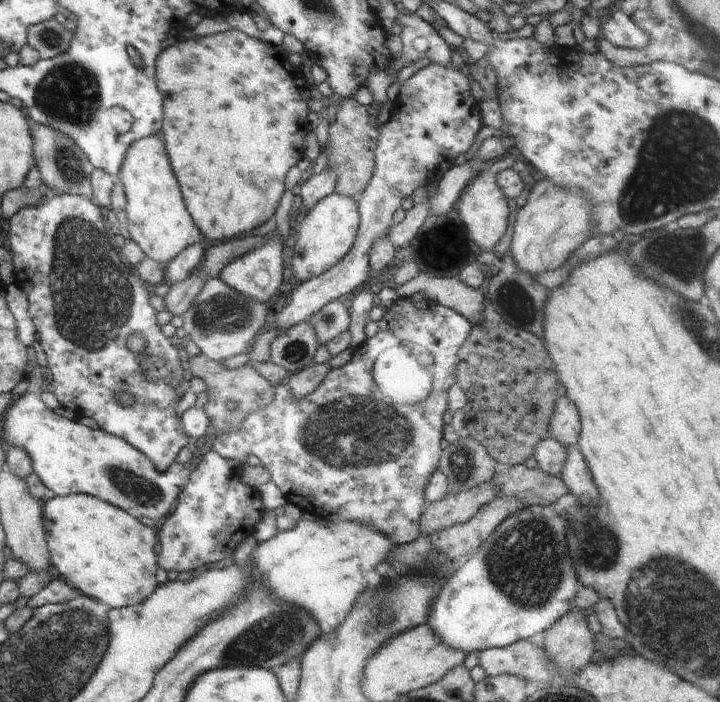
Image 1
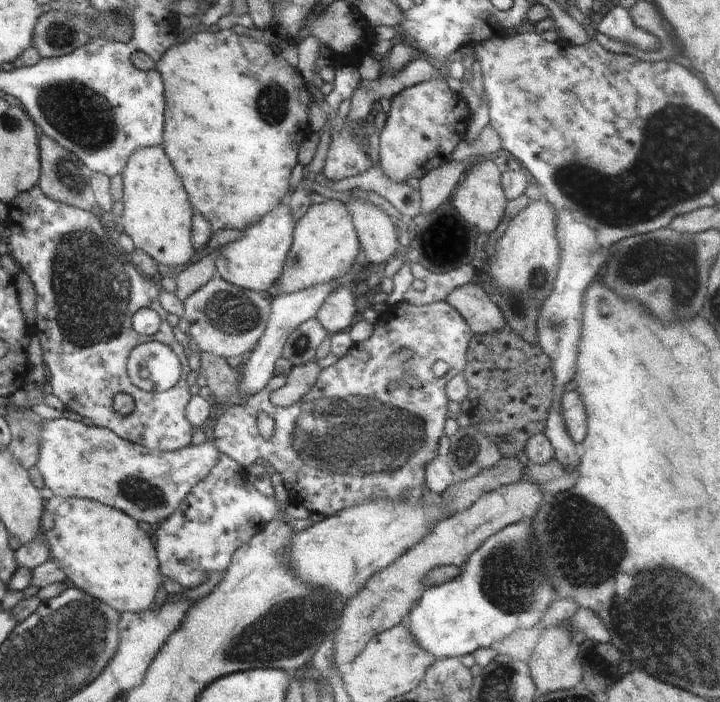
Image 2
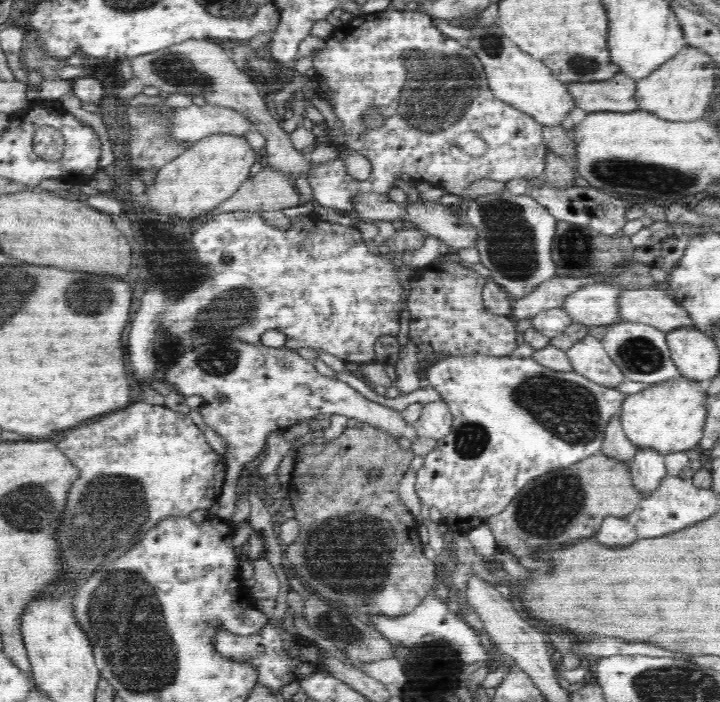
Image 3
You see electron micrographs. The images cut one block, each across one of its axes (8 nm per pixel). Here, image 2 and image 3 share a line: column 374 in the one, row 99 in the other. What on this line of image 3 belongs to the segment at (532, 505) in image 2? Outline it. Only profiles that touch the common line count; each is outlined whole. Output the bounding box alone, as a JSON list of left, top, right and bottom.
[565,72,637,113]

